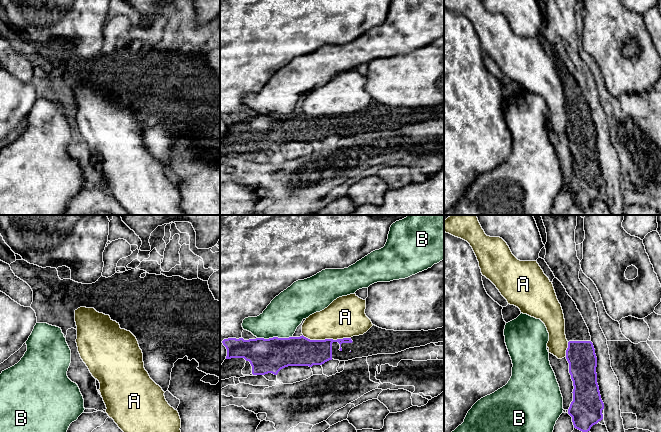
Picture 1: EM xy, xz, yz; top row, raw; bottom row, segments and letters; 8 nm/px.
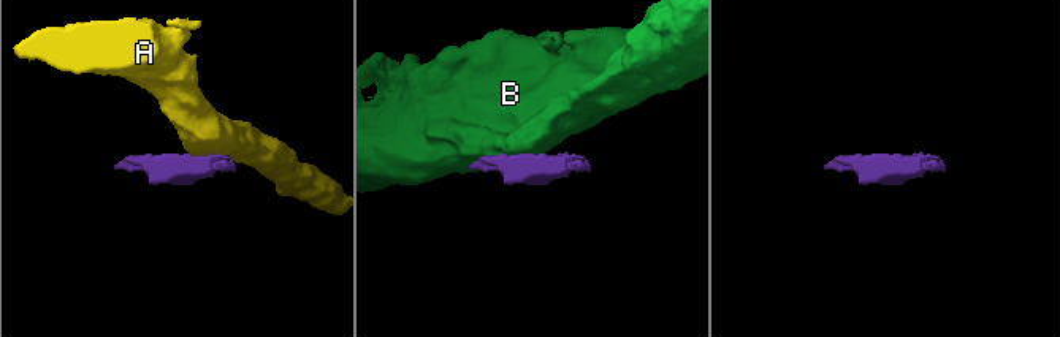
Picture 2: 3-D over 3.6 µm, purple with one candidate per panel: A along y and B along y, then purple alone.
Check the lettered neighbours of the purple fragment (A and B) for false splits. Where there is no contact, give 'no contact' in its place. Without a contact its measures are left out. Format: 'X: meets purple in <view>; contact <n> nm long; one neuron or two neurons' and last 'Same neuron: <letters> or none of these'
A: meets purple in xz; contact 400 nm long; two neurons
B: meets purple in xz; contact 280 nm long; two neurons
Same neuron: none of these

